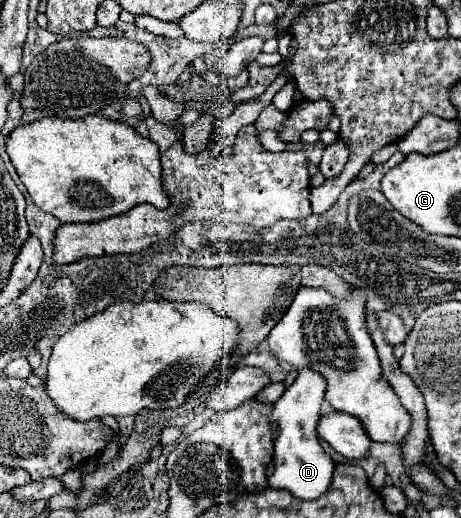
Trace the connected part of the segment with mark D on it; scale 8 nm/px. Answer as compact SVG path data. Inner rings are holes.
M305 368L303 372L299 372L295 382L283 392L283 396L277 402L273 402L271 426L275 436L273 438L275 472L269 478L269 486L291 490L293 496L299 496L303 500L319 498L329 488L331 474L335 468L335 462L323 452L317 432L313 430L321 416L323 396L325 396L323 376Z

